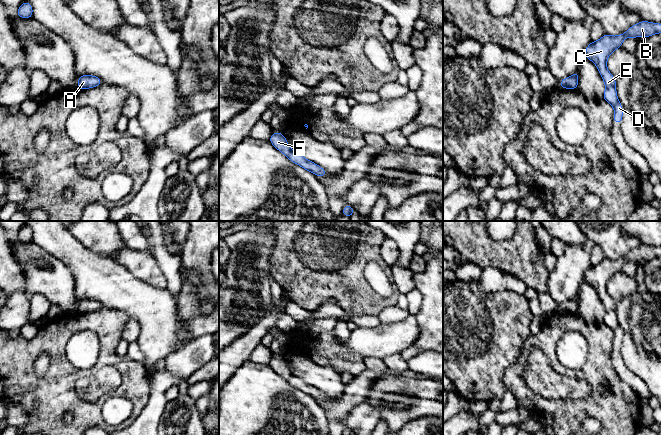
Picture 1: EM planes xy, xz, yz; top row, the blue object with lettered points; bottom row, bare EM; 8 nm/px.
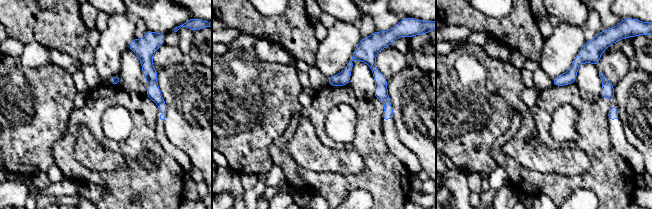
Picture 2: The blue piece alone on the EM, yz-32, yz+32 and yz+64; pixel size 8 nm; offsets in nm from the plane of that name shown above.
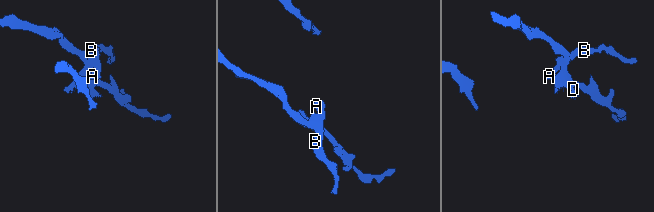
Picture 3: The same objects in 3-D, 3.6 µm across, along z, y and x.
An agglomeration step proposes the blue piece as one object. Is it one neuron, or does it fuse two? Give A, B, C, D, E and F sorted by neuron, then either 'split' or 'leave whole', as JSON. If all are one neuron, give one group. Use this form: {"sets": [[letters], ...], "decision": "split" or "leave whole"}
{"sets": [["A", "B", "C", "D", "E", "F"]], "decision": "leave whole"}

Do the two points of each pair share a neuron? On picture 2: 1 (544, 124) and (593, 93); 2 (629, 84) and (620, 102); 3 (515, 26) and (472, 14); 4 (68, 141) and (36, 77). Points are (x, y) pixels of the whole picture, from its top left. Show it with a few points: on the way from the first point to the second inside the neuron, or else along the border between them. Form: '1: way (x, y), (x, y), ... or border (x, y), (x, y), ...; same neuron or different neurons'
1: border (575, 82), (585, 100), (596, 102), (601, 98); different neurons
2: way (629, 88), (629, 93), (624, 98); same neuron
3: way (504, 26), (491, 26), (483, 23); same neuron
4: border (72, 111), (65, 133), (52, 148), (53, 154); different neurons

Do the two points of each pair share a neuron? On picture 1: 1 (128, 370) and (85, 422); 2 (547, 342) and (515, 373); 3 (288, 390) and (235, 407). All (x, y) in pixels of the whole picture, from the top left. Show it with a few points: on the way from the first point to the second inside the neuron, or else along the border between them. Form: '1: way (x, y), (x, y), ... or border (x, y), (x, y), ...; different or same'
1: way (99, 330), (74, 324), (59, 339), (59, 381); same
2: way (535, 342), (529, 344), (522, 361); same
3: way (275, 403), (272, 406), (248, 407); same

